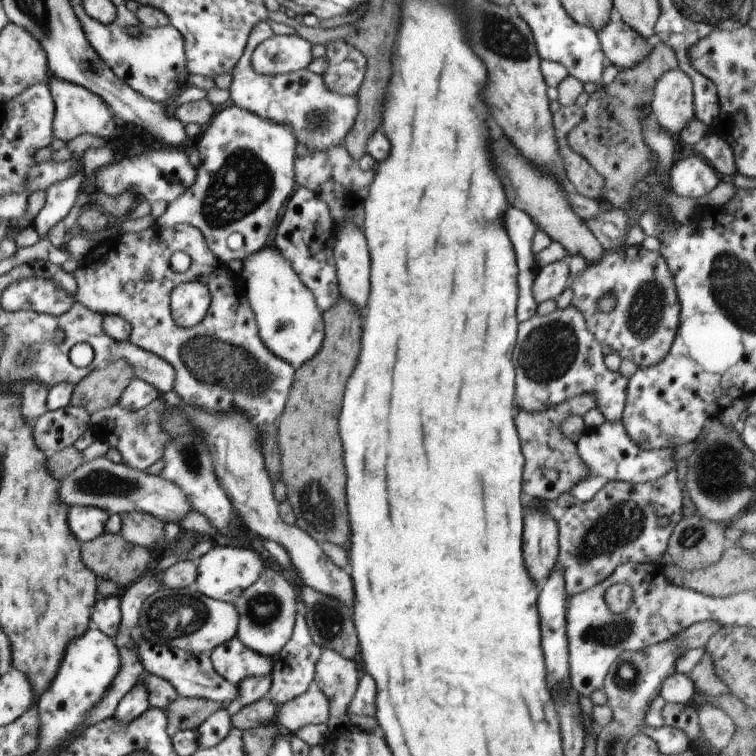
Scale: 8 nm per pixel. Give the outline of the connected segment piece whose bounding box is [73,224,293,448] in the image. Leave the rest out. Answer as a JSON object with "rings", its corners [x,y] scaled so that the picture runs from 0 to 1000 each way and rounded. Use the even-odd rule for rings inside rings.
{"rings":[[[218,296],[218,299],[200,299],[181,307],[168,307],[168,310],[155,310],[144,312],[142,317],[134,317],[120,336],[115,336],[110,344],[104,344],[102,357],[97,360],[97,368],[102,373],[99,384],[99,397],[110,405],[115,405],[123,413],[131,413],[136,418],[157,418],[173,429],[173,442],[171,452],[176,458],[184,458],[187,463],[194,463],[205,468],[208,474],[216,474],[224,484],[231,489],[231,503],[229,503],[229,519],[237,524],[242,537],[263,540],[276,548],[300,548],[300,545],[319,545],[327,558],[340,569],[343,574],[343,593],[348,593],[345,577],[348,569],[364,558],[364,553],[372,548],[380,519],[388,505],[388,487],[382,479],[372,476],[364,471],[351,452],[343,444],[337,415],[329,405],[329,397],[321,386],[321,368],[319,362],[308,362],[300,349],[292,349],[284,336],[276,331],[269,310],[258,299],[247,296]],[[229,333],[245,333],[253,341],[250,354],[242,362],[231,362],[224,354],[224,339]],[[250,373],[266,373],[276,381],[279,389],[279,402],[274,407],[274,415],[258,434],[239,434],[231,429],[226,421],[226,397],[224,389],[231,378],[237,376],[250,376]],[[335,521],[343,521],[348,526],[335,526],[335,542],[308,537],[311,524],[313,526],[332,526]]]}

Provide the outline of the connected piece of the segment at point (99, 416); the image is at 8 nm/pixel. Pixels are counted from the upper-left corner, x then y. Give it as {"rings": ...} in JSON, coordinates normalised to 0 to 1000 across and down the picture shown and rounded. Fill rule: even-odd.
{"rings":[[[213,526],[202,529],[197,537],[184,540],[179,545],[165,542],[160,537],[144,537],[144,540],[134,540],[126,548],[118,550],[120,558],[120,571],[126,574],[126,579],[134,579],[144,587],[144,593],[152,593],[157,598],[160,614],[189,624],[194,616],[200,616],[202,611],[208,611],[216,603],[216,593],[221,585],[221,577],[213,569],[213,558],[210,550],[218,540],[218,532]]]}

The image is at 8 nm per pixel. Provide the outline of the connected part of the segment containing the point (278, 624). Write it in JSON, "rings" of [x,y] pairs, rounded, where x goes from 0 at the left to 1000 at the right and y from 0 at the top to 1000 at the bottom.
{"rings":[[[348,751],[337,772],[321,780],[321,786],[316,786],[308,802],[316,815],[313,844],[319,847],[319,852],[351,870],[364,870],[374,860],[390,831],[388,812],[393,810],[393,788],[390,778],[382,772],[382,765],[374,757]]]}

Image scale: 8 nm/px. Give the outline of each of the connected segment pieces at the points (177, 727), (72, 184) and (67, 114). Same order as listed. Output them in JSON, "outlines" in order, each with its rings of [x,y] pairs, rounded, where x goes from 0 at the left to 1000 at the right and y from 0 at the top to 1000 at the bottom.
{"outlines":[[[[234,923],[218,937],[221,971],[229,974],[231,968],[263,963],[271,955],[271,950],[287,942],[292,934],[298,931],[282,926],[263,926],[263,923]]],[[[97,230],[94,235],[86,235],[83,241],[65,246],[60,251],[60,270],[49,280],[49,286],[41,296],[41,302],[46,304],[52,317],[62,317],[65,304],[70,299],[75,299],[75,294],[81,294],[91,283],[91,278],[97,275],[99,265],[104,259],[110,235],[112,235],[110,230]]],[[[65,103],[62,106],[65,122],[67,122],[67,132],[73,138],[73,156],[70,156],[70,185],[83,185],[86,190],[94,188],[102,180],[126,180],[134,185],[152,185],[152,180],[157,177],[157,161],[152,159],[149,148],[142,143],[142,138],[128,130],[128,124],[112,119],[110,114],[94,111],[94,108],[81,108],[75,103]]]]}

